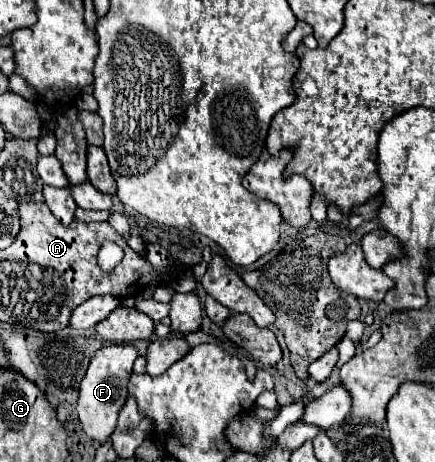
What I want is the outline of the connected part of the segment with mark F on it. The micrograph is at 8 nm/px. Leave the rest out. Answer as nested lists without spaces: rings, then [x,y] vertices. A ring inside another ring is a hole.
[[[108,345],[98,349],[90,361],[90,367],[80,383],[80,399],[78,399],[76,411],[84,433],[90,439],[94,439],[94,443],[104,443],[106,439],[110,439],[112,431],[116,429],[118,409],[124,405],[128,397],[126,383],[132,375],[132,365],[136,357],[138,357],[138,351],[134,345]]]

